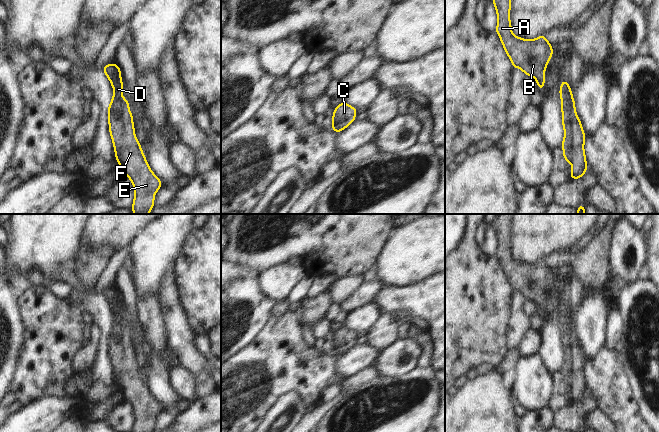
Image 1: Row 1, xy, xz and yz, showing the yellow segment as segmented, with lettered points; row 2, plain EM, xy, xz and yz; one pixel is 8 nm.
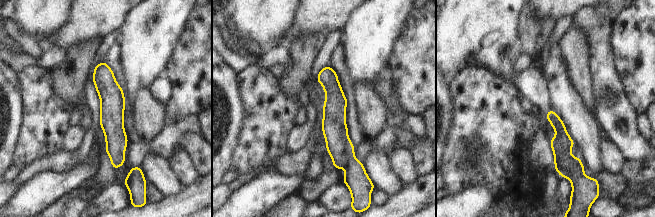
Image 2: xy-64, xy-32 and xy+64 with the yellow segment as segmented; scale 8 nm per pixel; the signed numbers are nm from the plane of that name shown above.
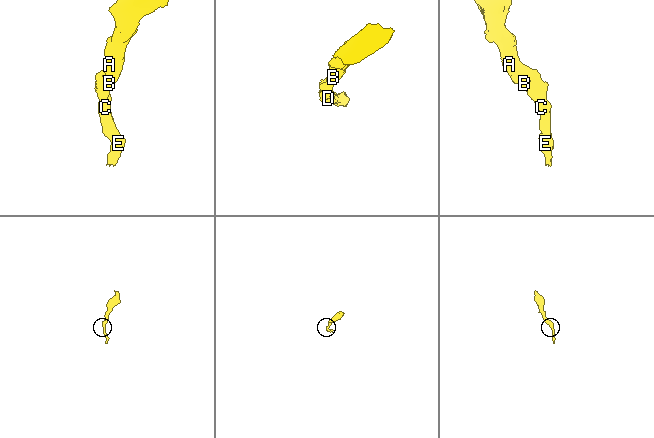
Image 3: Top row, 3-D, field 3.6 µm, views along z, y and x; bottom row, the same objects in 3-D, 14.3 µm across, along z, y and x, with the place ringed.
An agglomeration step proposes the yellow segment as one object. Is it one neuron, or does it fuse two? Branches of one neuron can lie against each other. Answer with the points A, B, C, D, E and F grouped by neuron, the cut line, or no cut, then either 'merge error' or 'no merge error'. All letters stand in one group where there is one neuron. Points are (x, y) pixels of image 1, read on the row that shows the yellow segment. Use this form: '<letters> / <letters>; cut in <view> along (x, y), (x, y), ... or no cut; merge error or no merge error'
A B C D E F; no cut; no merge error

